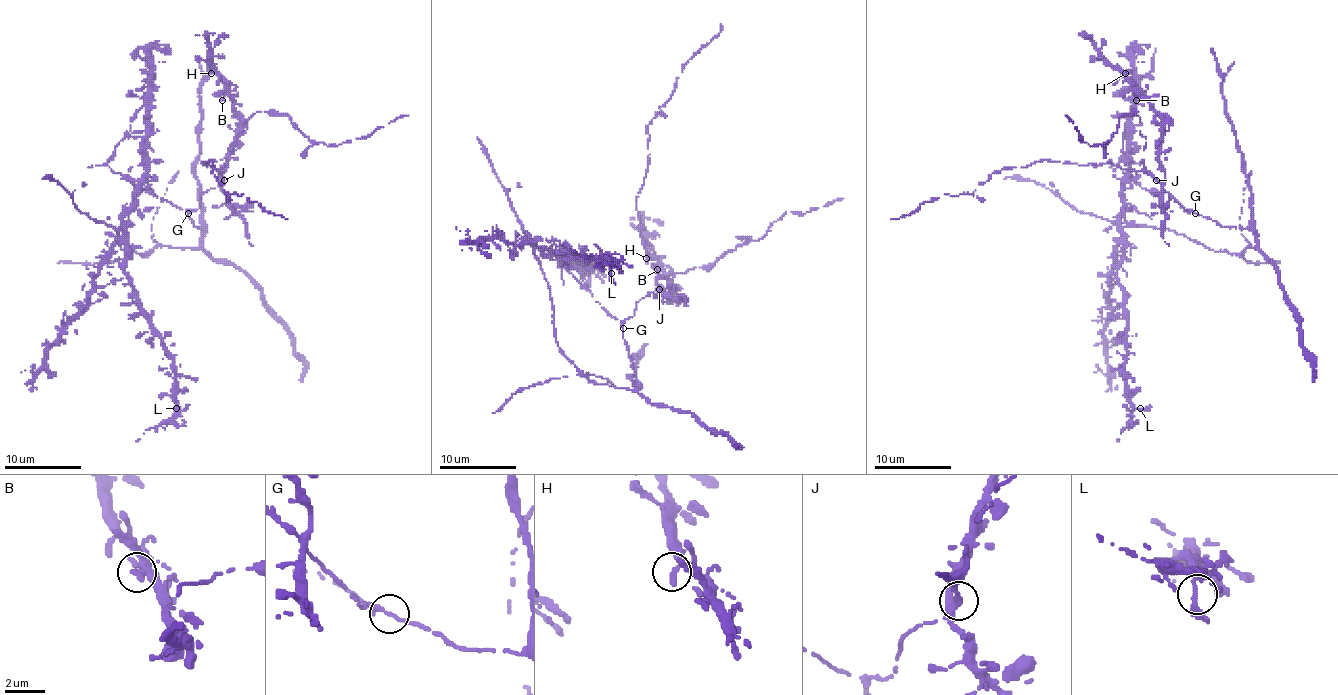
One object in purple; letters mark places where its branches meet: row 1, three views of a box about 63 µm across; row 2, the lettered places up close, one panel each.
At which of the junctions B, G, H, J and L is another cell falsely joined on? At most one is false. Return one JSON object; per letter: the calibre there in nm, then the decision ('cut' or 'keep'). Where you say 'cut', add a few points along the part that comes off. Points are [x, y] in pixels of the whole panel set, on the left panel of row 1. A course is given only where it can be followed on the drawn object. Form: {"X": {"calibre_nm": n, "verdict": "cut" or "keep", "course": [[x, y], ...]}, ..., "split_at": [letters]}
{"B": {"calibre_nm": 220, "verdict": "keep"}, "G": {"calibre_nm": 240, "verdict": "keep"}, "H": {"calibre_nm": 300, "verdict": "keep"}, "J": {"calibre_nm": 240, "verdict": "keep"}, "L": {"calibre_nm": 240, "verdict": "keep"}, "split_at": []}

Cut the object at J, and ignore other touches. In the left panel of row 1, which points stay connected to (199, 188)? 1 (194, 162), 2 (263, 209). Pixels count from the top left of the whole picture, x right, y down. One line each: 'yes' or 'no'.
1: yes
2: no

